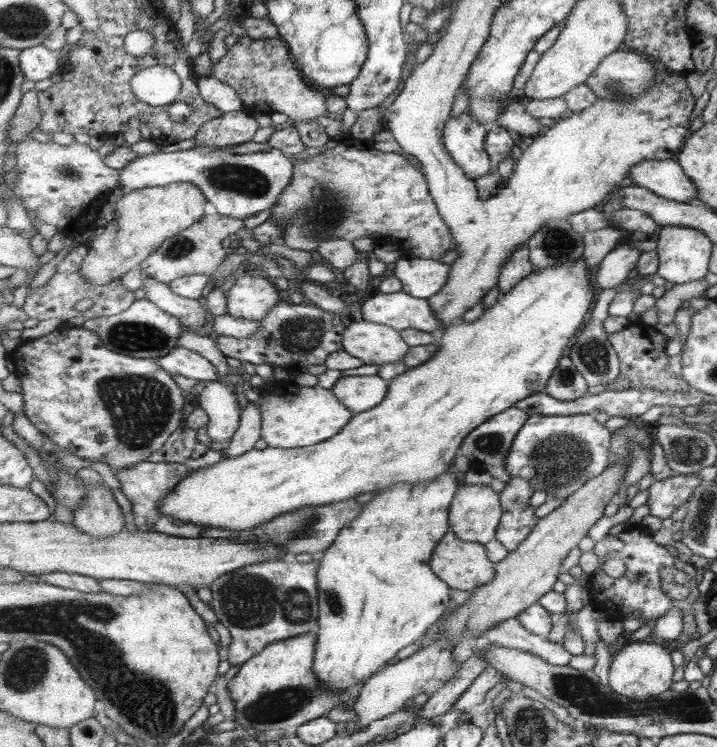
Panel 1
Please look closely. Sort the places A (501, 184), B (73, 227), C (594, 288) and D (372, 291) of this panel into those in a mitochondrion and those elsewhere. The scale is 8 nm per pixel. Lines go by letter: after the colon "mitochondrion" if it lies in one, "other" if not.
A: other
B: other
C: other
D: other

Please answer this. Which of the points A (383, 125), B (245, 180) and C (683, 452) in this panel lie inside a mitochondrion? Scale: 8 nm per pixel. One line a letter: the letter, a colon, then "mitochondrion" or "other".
A: other
B: mitochondrion
C: mitochondrion

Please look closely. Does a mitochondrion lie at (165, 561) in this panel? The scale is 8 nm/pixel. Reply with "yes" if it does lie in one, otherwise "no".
no

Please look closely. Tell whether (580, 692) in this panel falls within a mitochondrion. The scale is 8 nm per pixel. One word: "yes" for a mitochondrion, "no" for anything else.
yes

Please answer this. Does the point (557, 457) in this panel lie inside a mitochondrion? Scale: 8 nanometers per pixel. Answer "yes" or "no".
yes

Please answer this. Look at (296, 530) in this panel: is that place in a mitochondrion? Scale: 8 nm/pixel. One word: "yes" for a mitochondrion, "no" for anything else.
yes

